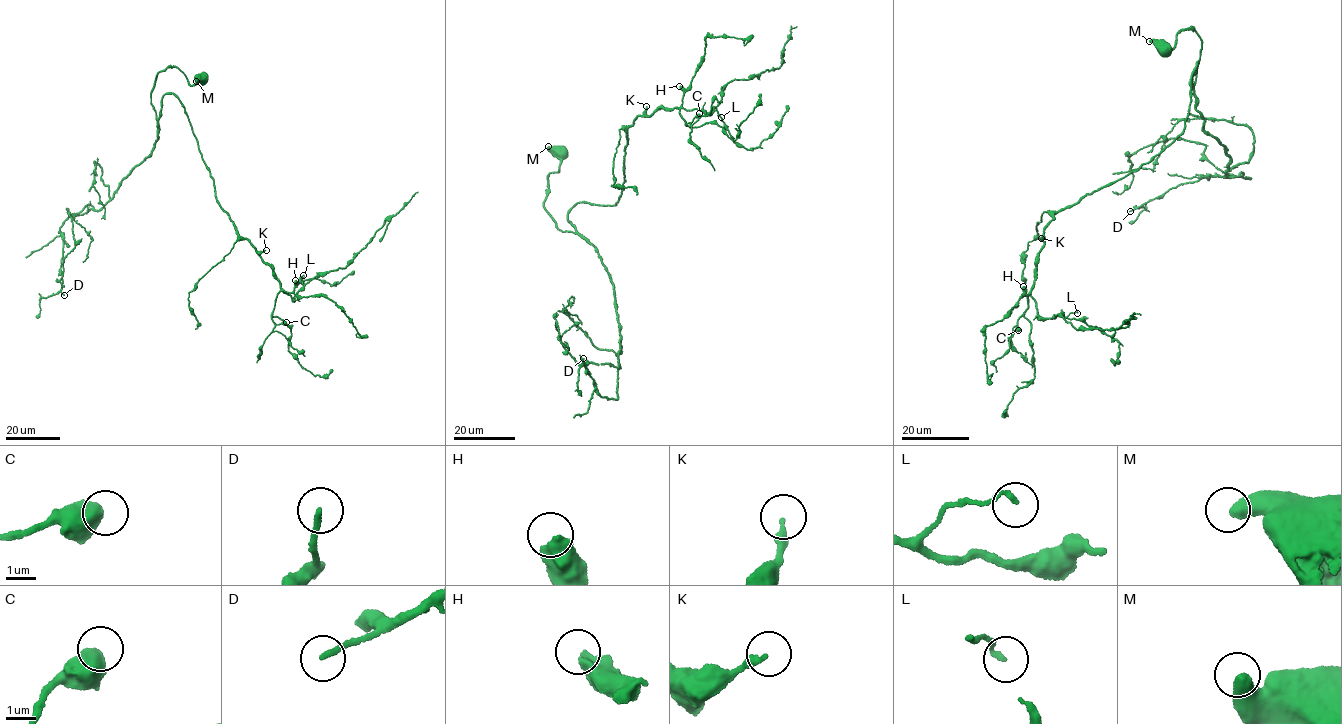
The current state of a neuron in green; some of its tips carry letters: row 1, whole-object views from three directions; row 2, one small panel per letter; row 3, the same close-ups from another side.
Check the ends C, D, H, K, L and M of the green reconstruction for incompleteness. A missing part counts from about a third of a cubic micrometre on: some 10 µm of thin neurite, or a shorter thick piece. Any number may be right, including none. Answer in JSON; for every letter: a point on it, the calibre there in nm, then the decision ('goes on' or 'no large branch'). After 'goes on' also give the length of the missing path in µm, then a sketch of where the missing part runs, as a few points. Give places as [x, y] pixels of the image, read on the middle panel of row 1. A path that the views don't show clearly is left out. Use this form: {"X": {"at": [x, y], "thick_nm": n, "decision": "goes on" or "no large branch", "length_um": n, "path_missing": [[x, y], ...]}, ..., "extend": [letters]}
{"C": {"at": [699, 113], "thick_nm": 650, "decision": "no large branch"}, "D": {"at": [583, 358], "thick_nm": 190, "decision": "no large branch"}, "H": {"at": [679, 86], "thick_nm": 550, "decision": "no large branch"}, "K": {"at": [646, 106], "thick_nm": 260, "decision": "no large branch"}, "L": {"at": [721, 117], "thick_nm": 140, "decision": "no large branch"}, "M": {"at": [548, 146], "thick_nm": 460, "decision": "no large branch"}, "extend": []}

